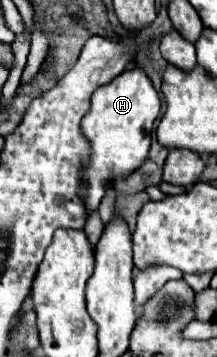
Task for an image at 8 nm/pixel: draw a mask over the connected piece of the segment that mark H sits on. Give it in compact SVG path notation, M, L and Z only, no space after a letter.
M137 64L131 70L125 70L109 86L99 86L91 98L91 110L81 122L83 134L91 140L91 160L83 174L89 184L85 194L87 212L97 210L103 198L105 182L113 182L115 176L125 176L131 170L137 170L141 162L147 158L151 146L151 128L161 112L161 98L153 88L145 70Z

